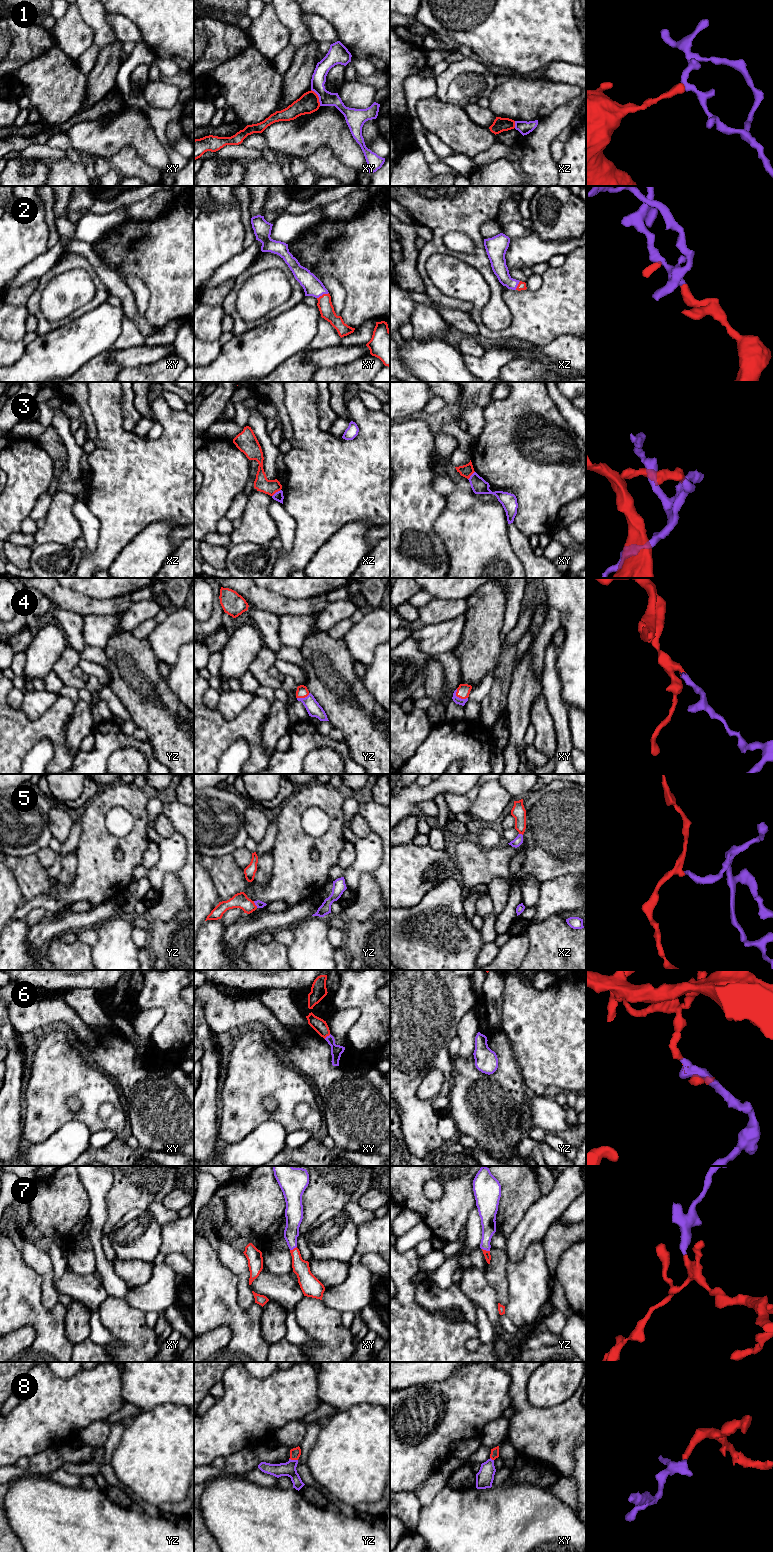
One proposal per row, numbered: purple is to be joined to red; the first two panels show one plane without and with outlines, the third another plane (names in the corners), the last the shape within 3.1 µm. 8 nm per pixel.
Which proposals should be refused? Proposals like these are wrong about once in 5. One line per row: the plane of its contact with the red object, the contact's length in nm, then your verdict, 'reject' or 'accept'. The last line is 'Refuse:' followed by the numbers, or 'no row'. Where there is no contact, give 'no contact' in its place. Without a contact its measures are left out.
1: contact in xy; length 150 nm; reject
2: contact in xy; length 110 nm; accept
3: contact in xz; length 90 nm; reject
4: contact in xy; length 120 nm; accept
5: contact in yz; length 70 nm; accept
6: contact in xy; length 70 nm; accept
7: contact in yz; length 70 nm; accept
8: contact in yz; length 70 nm; accept
Refuse: 1, 3

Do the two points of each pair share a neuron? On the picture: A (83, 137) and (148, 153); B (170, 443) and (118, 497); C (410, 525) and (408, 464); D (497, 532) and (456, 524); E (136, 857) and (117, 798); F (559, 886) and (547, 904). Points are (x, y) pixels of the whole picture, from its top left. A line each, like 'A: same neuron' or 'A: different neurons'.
A: same neuron
B: same neuron
C: same neuron
D: same neuron
E: same neuron
F: same neuron

